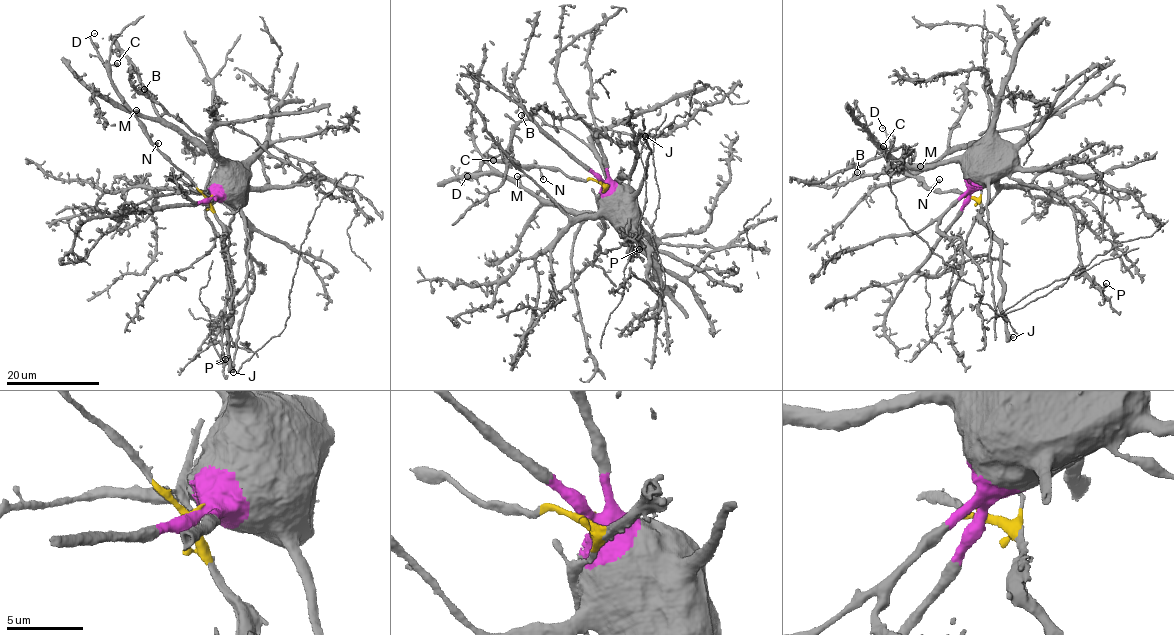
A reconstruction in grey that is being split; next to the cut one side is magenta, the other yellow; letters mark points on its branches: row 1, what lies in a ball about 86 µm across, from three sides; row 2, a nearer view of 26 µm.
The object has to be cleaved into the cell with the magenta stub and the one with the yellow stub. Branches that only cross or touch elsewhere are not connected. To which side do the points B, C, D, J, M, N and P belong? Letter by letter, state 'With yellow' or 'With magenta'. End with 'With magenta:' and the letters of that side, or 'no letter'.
B: With magenta
C: With yellow
D: With yellow
J: With yellow
M: With magenta
N: With yellow
P: With magenta
With magenta: B, M, P

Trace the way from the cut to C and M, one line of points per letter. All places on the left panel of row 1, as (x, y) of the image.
C: (209, 197), (204, 197), (166, 160), (126, 103), (111, 78), (111, 67), (118, 63)
M: (209, 197), (219, 160), (183, 135), (135, 110)

